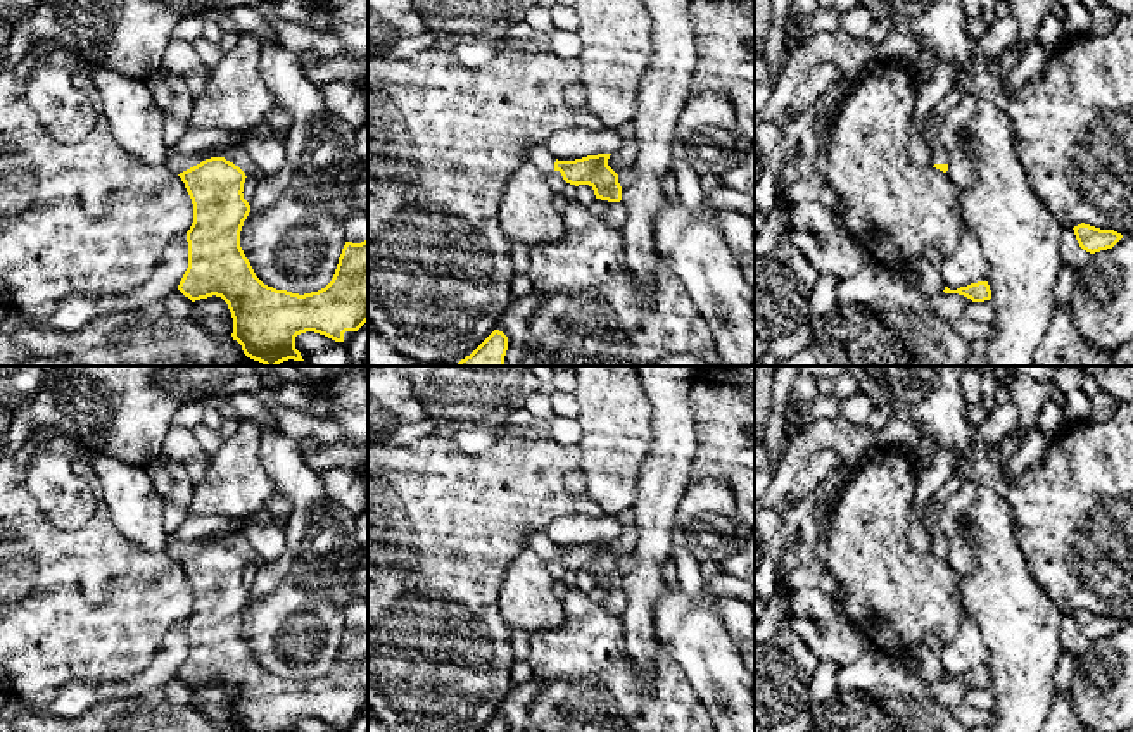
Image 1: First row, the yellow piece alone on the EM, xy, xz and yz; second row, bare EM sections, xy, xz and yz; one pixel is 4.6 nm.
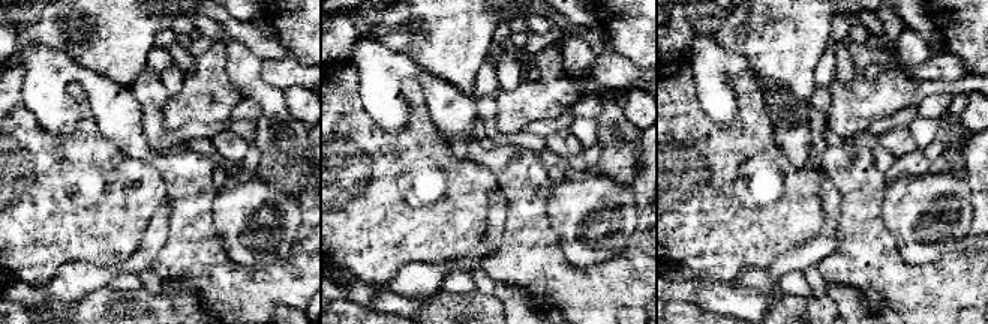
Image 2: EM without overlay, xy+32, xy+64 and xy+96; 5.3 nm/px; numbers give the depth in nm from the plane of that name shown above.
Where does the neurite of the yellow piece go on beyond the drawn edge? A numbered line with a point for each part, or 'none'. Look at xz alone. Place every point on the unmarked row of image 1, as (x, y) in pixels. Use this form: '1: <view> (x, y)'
1: xz (541, 544)

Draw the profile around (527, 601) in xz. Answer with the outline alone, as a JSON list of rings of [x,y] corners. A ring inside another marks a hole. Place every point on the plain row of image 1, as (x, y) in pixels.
[[[523,549],[508,565],[497,604],[511,630],[554,630],[566,618],[563,601],[554,596],[546,561],[530,549]]]

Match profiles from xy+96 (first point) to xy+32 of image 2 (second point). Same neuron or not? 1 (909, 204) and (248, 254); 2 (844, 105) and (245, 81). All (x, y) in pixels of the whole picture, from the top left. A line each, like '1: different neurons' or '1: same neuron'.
1: same neuron
2: different neurons

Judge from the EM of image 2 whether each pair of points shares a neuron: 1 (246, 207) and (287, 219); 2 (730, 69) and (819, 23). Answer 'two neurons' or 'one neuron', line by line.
1: one neuron
2: two neurons

